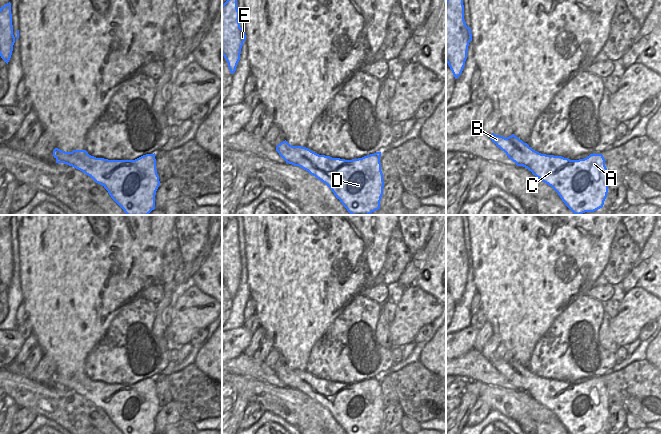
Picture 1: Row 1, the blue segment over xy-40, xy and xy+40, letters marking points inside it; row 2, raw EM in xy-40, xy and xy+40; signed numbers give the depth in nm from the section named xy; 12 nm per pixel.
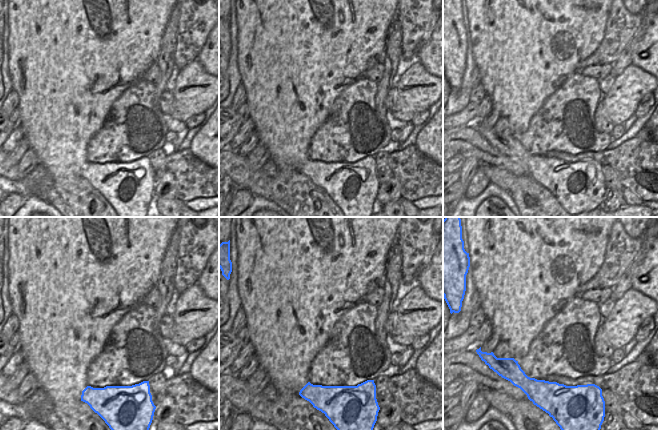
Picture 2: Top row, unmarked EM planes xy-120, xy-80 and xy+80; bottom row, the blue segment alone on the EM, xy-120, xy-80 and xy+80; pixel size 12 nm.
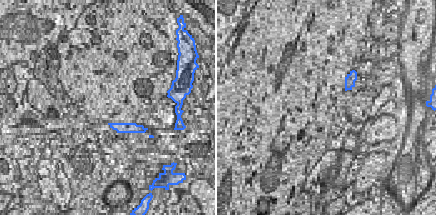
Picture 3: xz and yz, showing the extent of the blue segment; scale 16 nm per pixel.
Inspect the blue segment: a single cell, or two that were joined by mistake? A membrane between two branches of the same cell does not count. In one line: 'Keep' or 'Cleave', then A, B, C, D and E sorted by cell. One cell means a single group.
Keep. Groups: A B C D E

